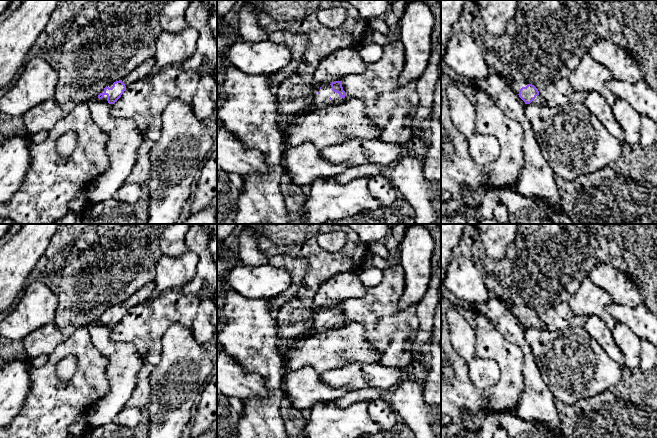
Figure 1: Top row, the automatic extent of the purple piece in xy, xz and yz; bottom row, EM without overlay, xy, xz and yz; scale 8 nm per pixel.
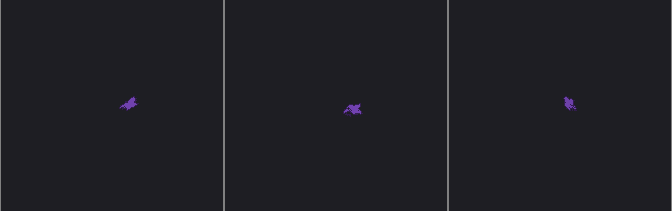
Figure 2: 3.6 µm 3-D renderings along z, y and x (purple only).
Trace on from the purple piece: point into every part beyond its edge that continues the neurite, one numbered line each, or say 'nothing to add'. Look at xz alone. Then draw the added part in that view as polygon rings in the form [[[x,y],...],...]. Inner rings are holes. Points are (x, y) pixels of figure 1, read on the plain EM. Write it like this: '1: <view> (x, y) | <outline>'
1: xz (320, 325) | [[[331,309],[317,311],[314,316],[313,327],[308,335],[309,337],[320,335],[331,328],[342,326],[343,324],[338,317],[332,314]]]

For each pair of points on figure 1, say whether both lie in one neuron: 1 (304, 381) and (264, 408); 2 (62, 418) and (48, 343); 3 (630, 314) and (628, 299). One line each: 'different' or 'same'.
1: different
2: different
3: different

